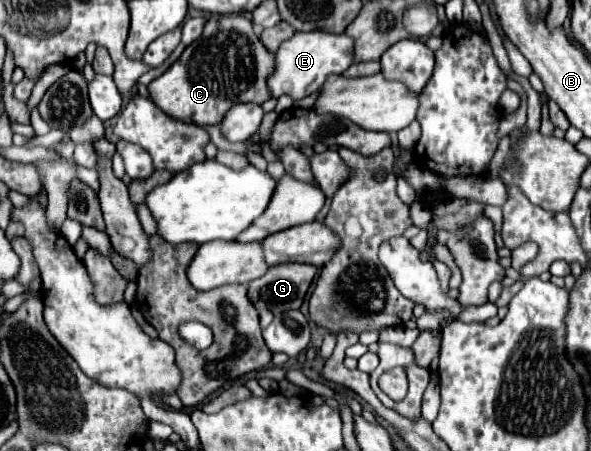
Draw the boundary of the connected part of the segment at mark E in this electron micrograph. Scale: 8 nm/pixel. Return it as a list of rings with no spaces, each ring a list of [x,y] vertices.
[[[309,31],[309,33],[295,33],[291,39],[281,43],[279,51],[275,53],[277,67],[275,73],[269,77],[269,89],[273,97],[291,95],[293,99],[303,99],[317,91],[329,75],[341,75],[353,63],[353,47],[355,41],[341,33],[327,33],[327,31]]]

